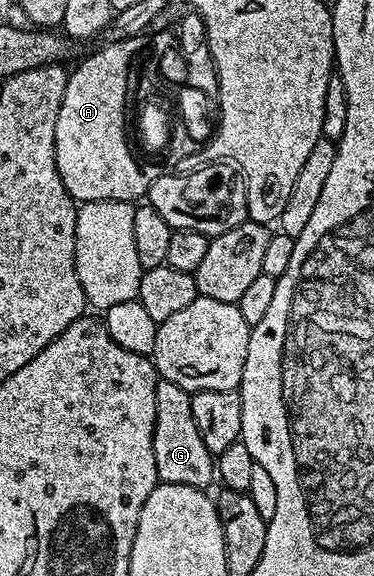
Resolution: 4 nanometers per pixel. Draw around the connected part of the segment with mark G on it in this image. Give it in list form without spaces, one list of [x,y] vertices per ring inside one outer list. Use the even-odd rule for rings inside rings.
[[[160,380],[155,389],[155,403],[157,412],[153,432],[153,460],[157,460],[160,483],[207,488],[211,481],[216,481],[217,462],[201,441],[201,432],[197,432],[191,394],[177,384]]]

